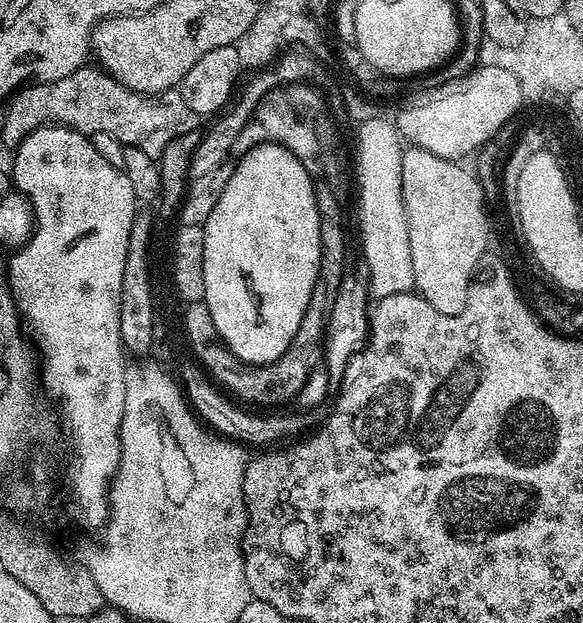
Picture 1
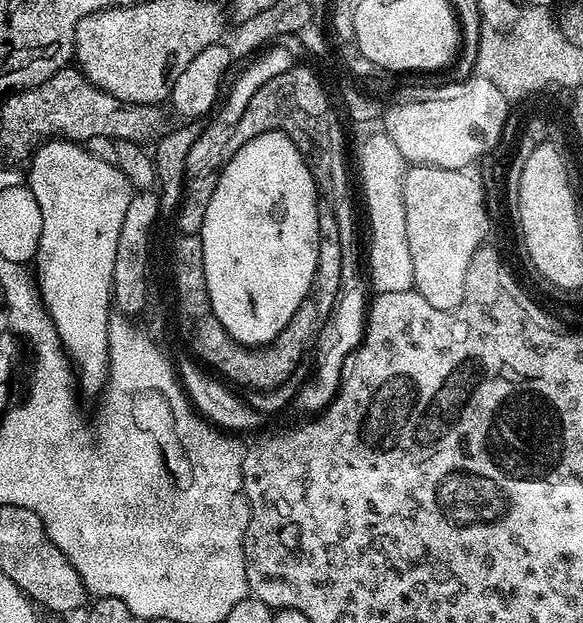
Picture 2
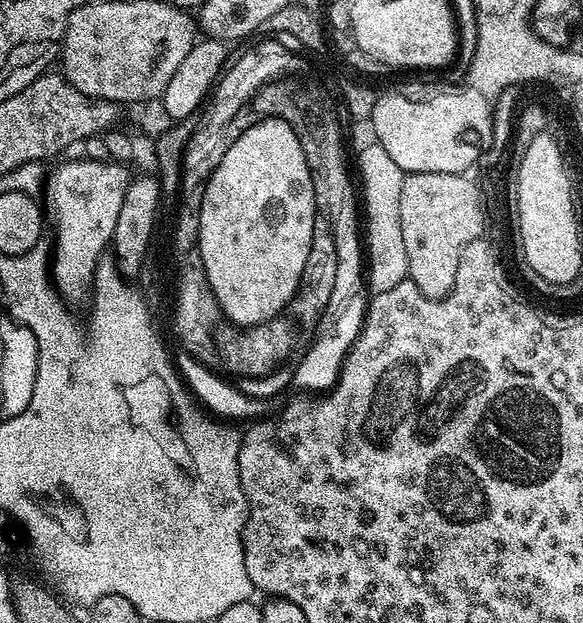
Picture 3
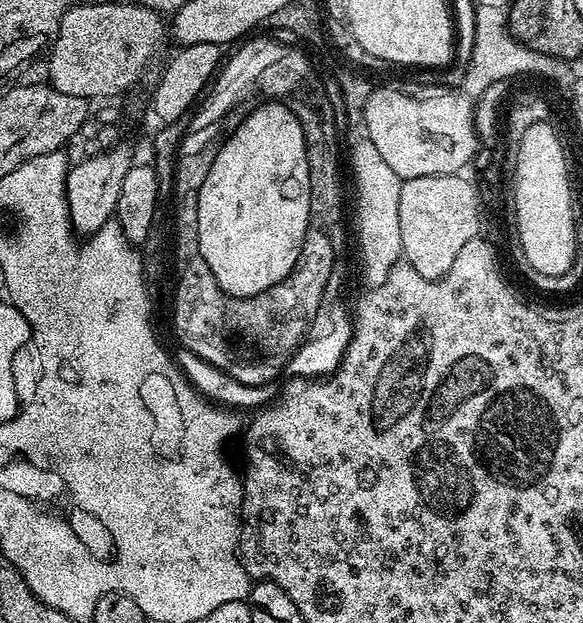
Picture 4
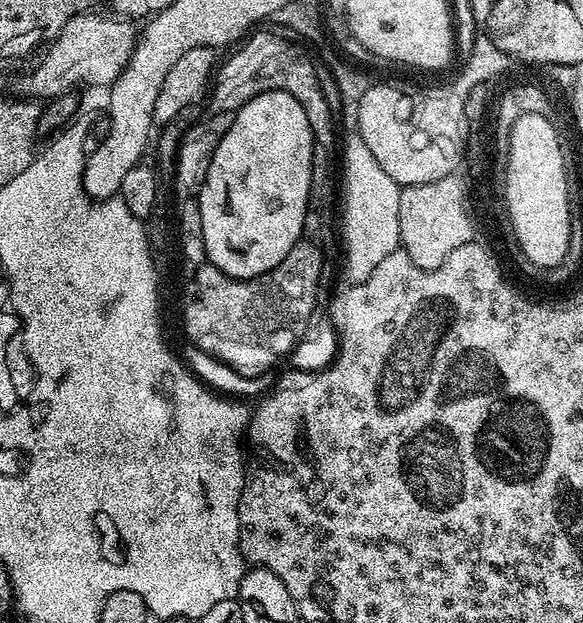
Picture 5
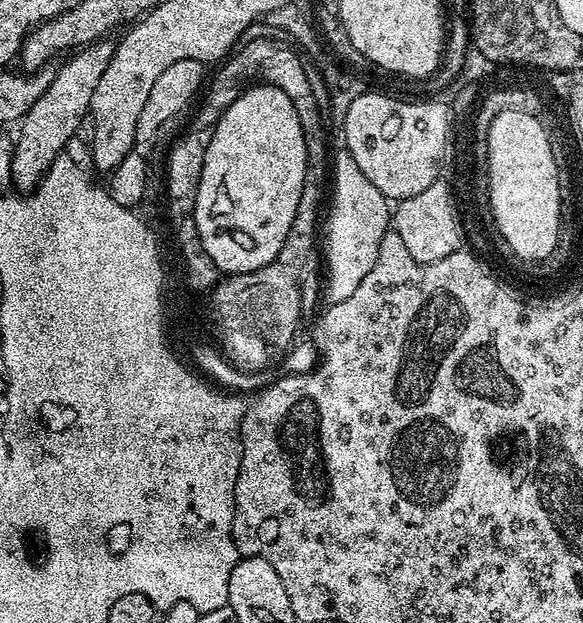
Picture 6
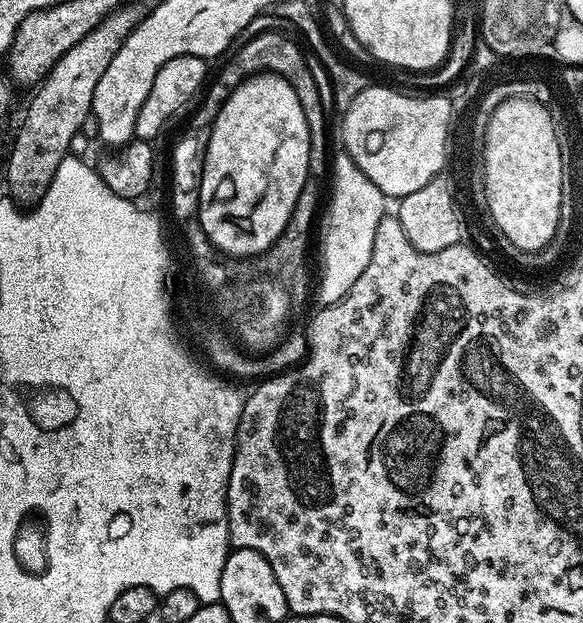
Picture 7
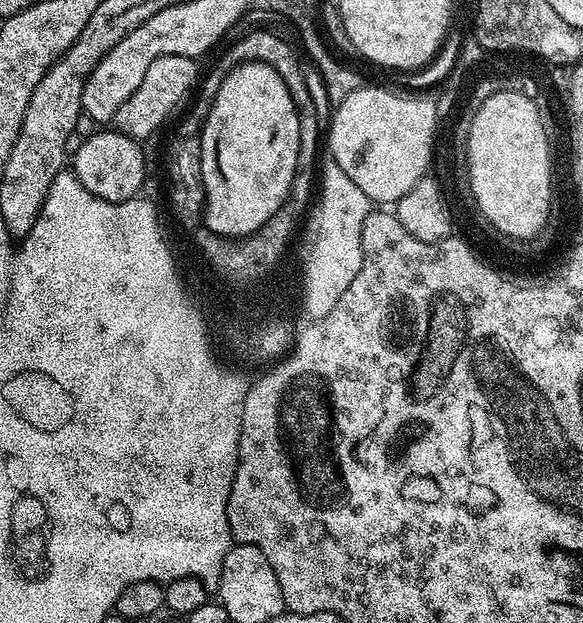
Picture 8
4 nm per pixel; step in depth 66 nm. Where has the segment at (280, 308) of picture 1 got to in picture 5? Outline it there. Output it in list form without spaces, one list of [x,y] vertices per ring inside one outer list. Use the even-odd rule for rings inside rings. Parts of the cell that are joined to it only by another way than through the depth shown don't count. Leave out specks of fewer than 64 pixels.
[[[281,89],[270,90],[250,98],[235,111],[230,128],[222,134],[210,158],[198,199],[207,263],[234,279],[248,280],[274,270],[287,255],[293,254],[310,216],[308,196],[314,191],[312,157],[309,119],[291,94]]]

